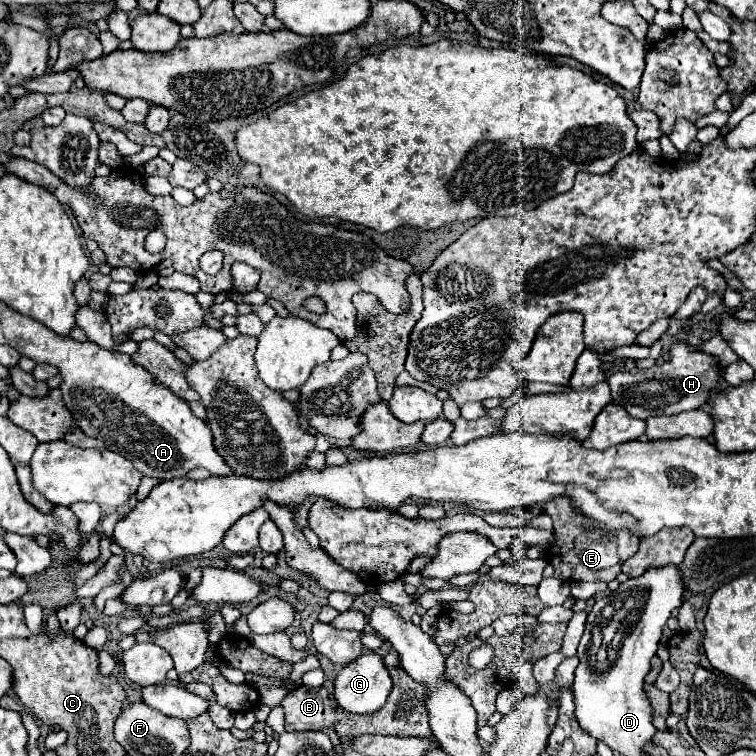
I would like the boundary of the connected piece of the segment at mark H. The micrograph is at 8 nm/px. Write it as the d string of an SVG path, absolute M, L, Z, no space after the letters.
M675 341L669 347L669 361L661 365L653 365L649 369L633 369L633 371L615 371L607 379L611 387L613 401L623 405L633 417L649 419L655 415L673 415L681 411L691 411L707 405L713 393L725 391L723 367L717 357L701 351L699 347L691 347L687 341Z

